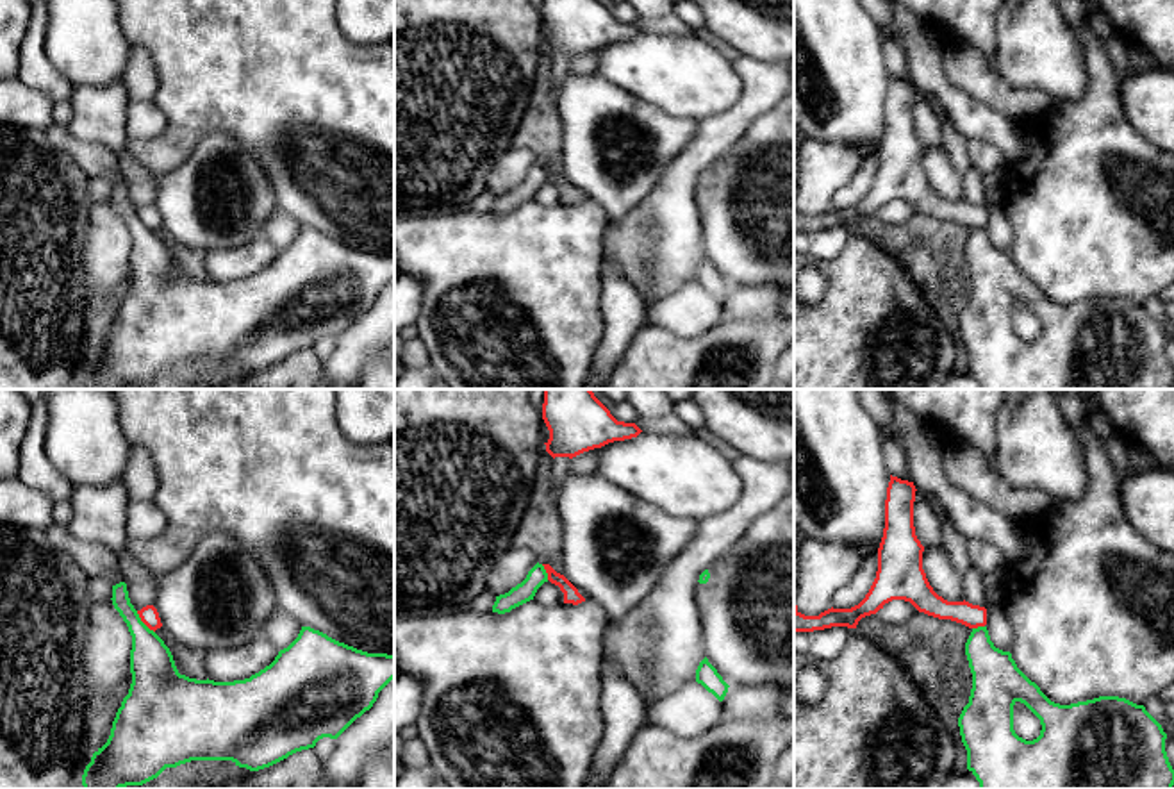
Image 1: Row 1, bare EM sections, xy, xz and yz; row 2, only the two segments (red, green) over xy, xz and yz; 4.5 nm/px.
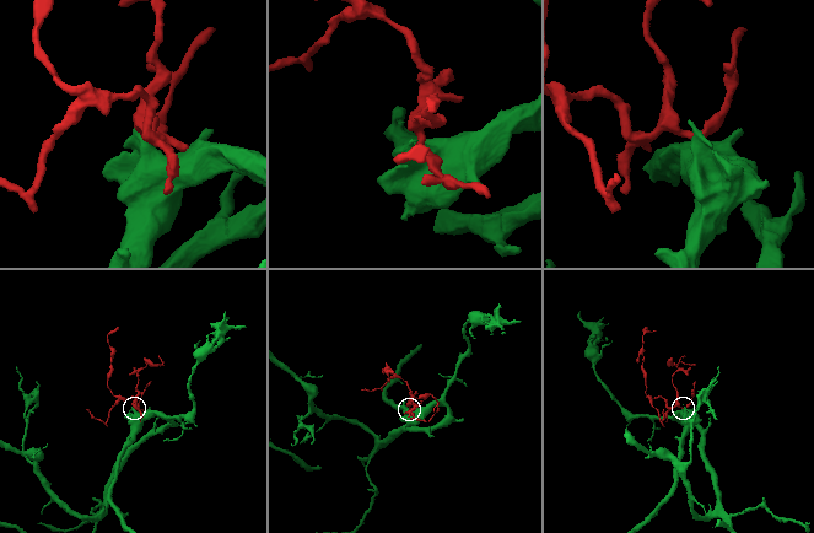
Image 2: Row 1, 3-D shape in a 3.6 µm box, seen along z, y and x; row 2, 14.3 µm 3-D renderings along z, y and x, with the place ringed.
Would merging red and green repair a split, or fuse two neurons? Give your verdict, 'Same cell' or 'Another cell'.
Another cell

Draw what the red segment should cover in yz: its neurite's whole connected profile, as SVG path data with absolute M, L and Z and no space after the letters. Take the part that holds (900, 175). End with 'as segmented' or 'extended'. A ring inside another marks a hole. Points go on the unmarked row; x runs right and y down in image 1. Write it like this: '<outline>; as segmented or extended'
M890 75L885 100L885 129L878 148L876 179L865 198L851 209L828 209L819 216L798 211L794 196L794 232L814 232L831 227L856 228L865 216L876 214L892 200L910 202L919 212L951 220L969 228L987 225L987 209L969 202L947 202L930 186L922 170L924 146L914 127L914 82Z; as segmented

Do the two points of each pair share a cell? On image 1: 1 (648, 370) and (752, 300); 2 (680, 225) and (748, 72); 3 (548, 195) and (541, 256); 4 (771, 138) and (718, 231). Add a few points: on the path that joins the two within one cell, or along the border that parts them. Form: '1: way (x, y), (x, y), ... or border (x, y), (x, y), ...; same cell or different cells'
1: border (759, 318), (737, 318), (718, 325); different cells
2: way (680, 188), (680, 177), (686, 168), (744, 109); same cell
3: border (534, 199), (546, 206), (561, 206); different cells
4: way (762, 163), (759, 168), (759, 193), (743, 211); same cell

